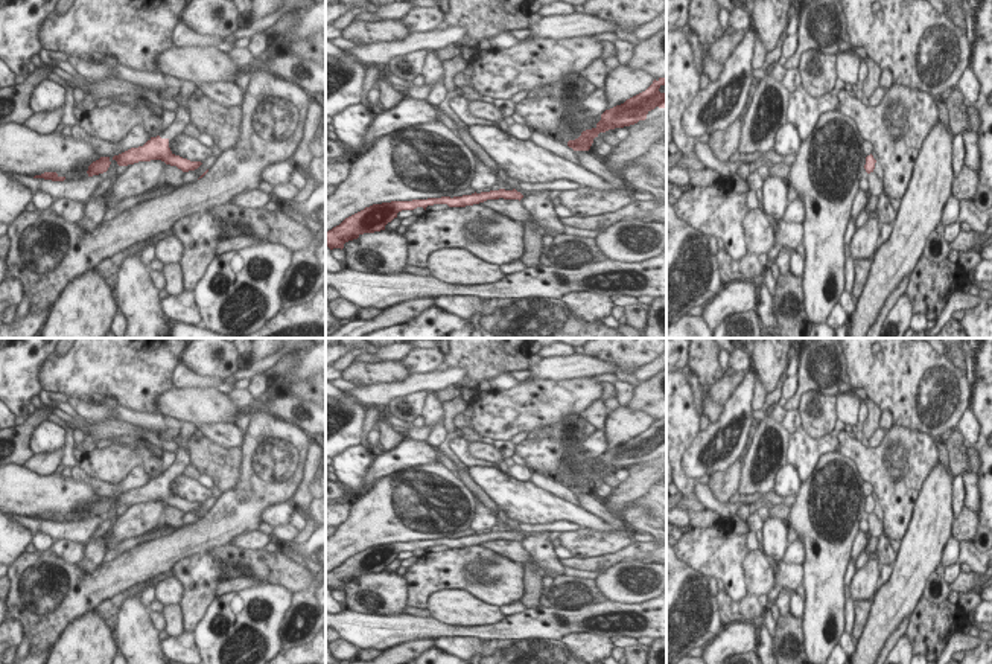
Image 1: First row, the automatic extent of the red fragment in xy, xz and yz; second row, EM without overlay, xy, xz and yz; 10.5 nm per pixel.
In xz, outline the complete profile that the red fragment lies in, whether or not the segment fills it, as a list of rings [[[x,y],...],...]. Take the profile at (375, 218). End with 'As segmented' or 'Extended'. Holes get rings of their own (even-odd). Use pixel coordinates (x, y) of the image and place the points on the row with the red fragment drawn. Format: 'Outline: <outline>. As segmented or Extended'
Outline: [[[490,190],[463,196],[441,196],[441,198],[428,198],[428,200],[412,200],[412,201],[391,201],[382,204],[373,204],[365,207],[364,210],[345,218],[339,225],[326,231],[326,247],[344,248],[344,244],[353,239],[358,239],[364,233],[374,233],[385,230],[385,225],[397,218],[397,213],[402,210],[414,210],[417,207],[423,207],[426,210],[428,206],[434,204],[447,204],[449,207],[466,207],[484,203],[487,200],[522,200],[523,195],[513,190]]]. As segmented

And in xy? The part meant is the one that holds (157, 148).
Outline: [[[184,81],[178,93],[180,102],[176,114],[170,116],[164,129],[157,137],[151,137],[143,146],[131,148],[119,155],[114,155],[113,160],[116,160],[119,166],[128,166],[138,161],[161,160],[166,164],[176,166],[183,172],[198,169],[202,164],[201,161],[190,161],[175,155],[169,148],[169,139],[181,134],[184,126],[190,123],[190,114],[186,105],[187,99],[198,90],[199,88],[193,82]]]. Extended

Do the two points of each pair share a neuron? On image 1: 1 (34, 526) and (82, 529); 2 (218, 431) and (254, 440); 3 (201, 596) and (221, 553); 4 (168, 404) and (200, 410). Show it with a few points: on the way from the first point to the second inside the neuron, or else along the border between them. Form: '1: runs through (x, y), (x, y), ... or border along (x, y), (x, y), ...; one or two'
1: runs through (46, 527), (70, 530); one
2: border along (245, 433), (239, 446); two
3: border along (206, 552), (221, 564), (222, 580); two
4: runs through (175, 404), (192, 405); one

